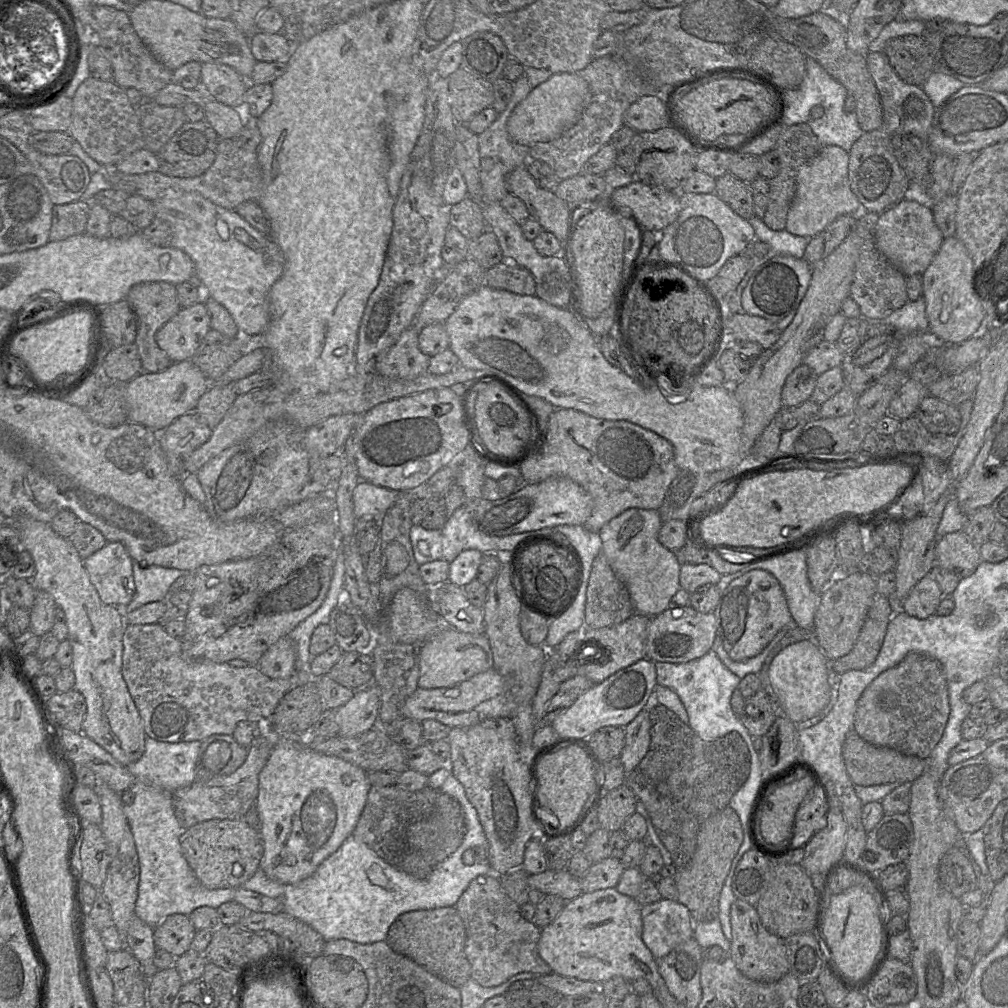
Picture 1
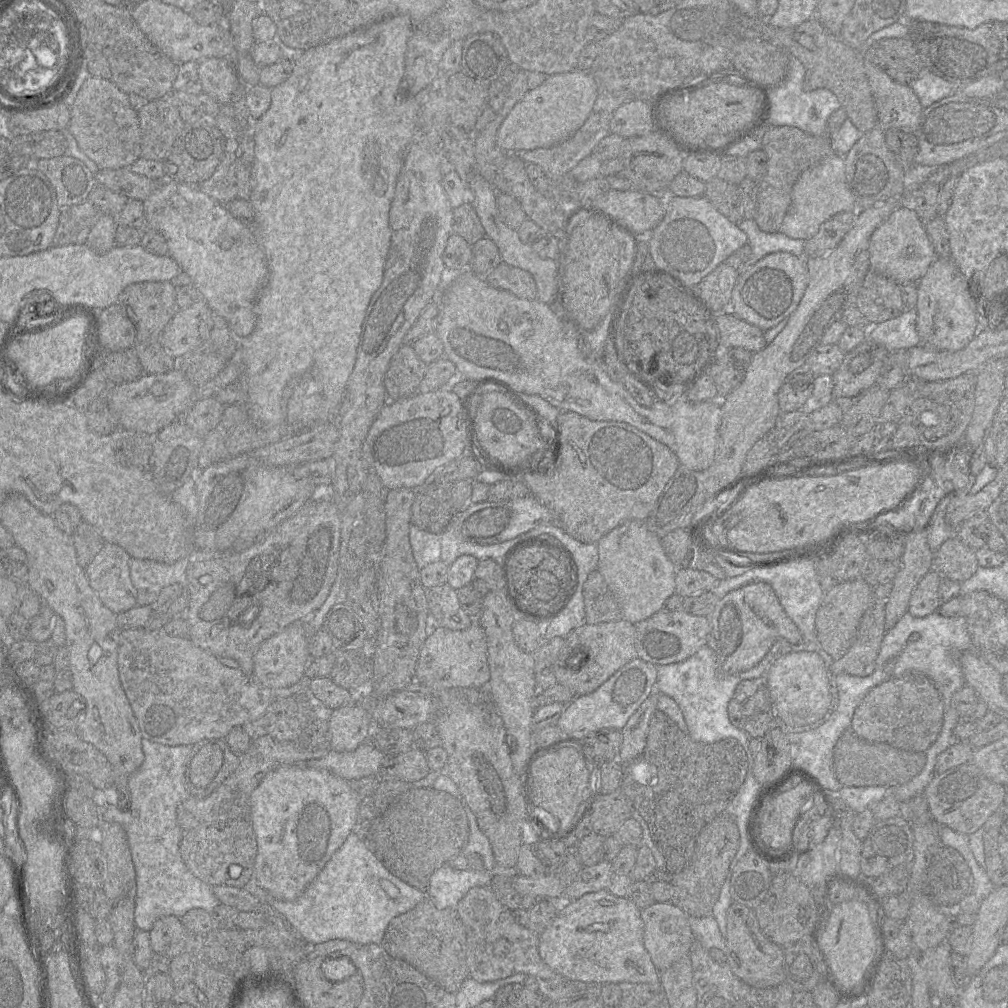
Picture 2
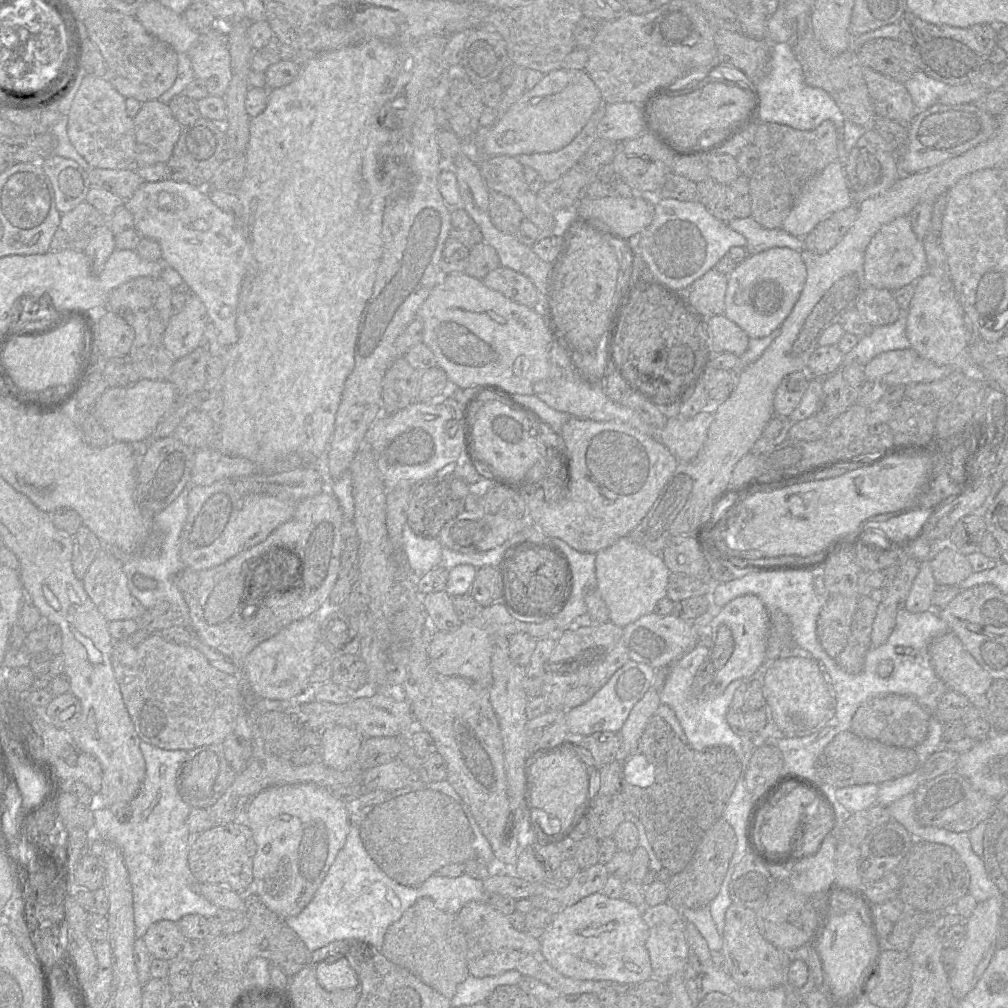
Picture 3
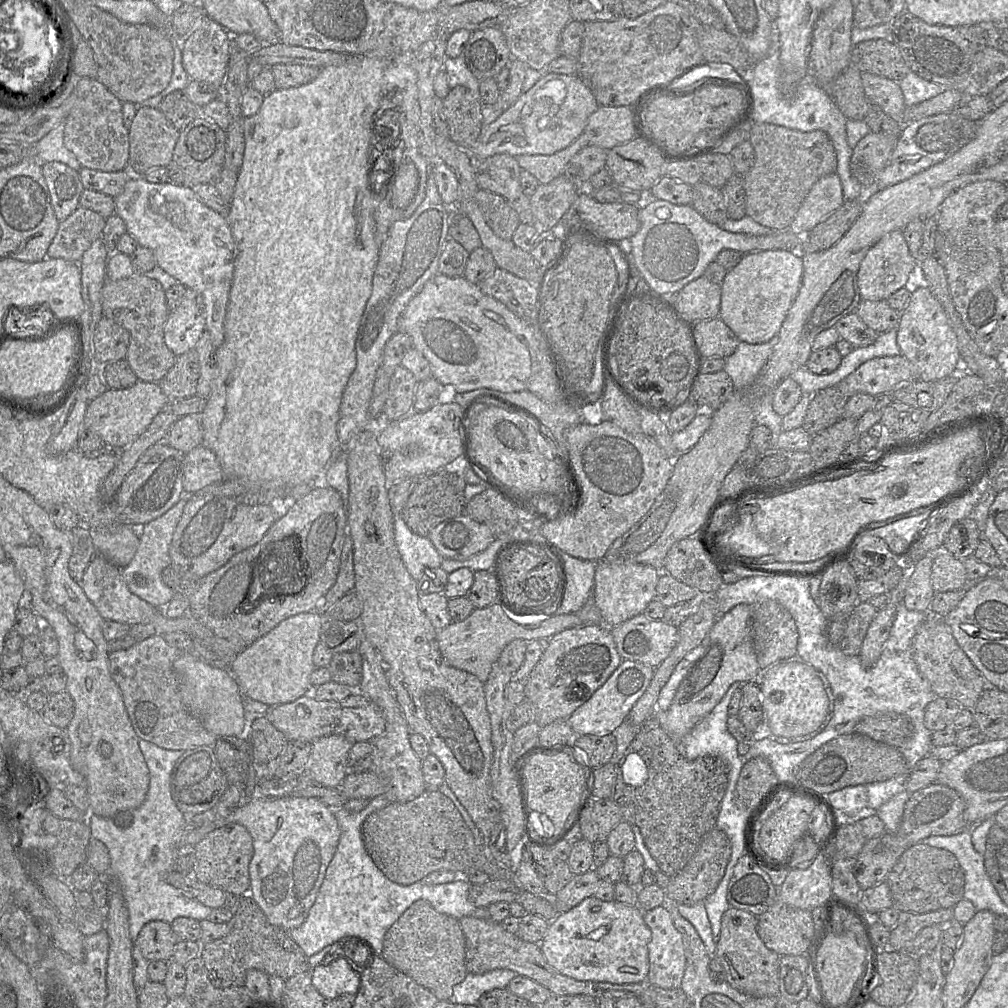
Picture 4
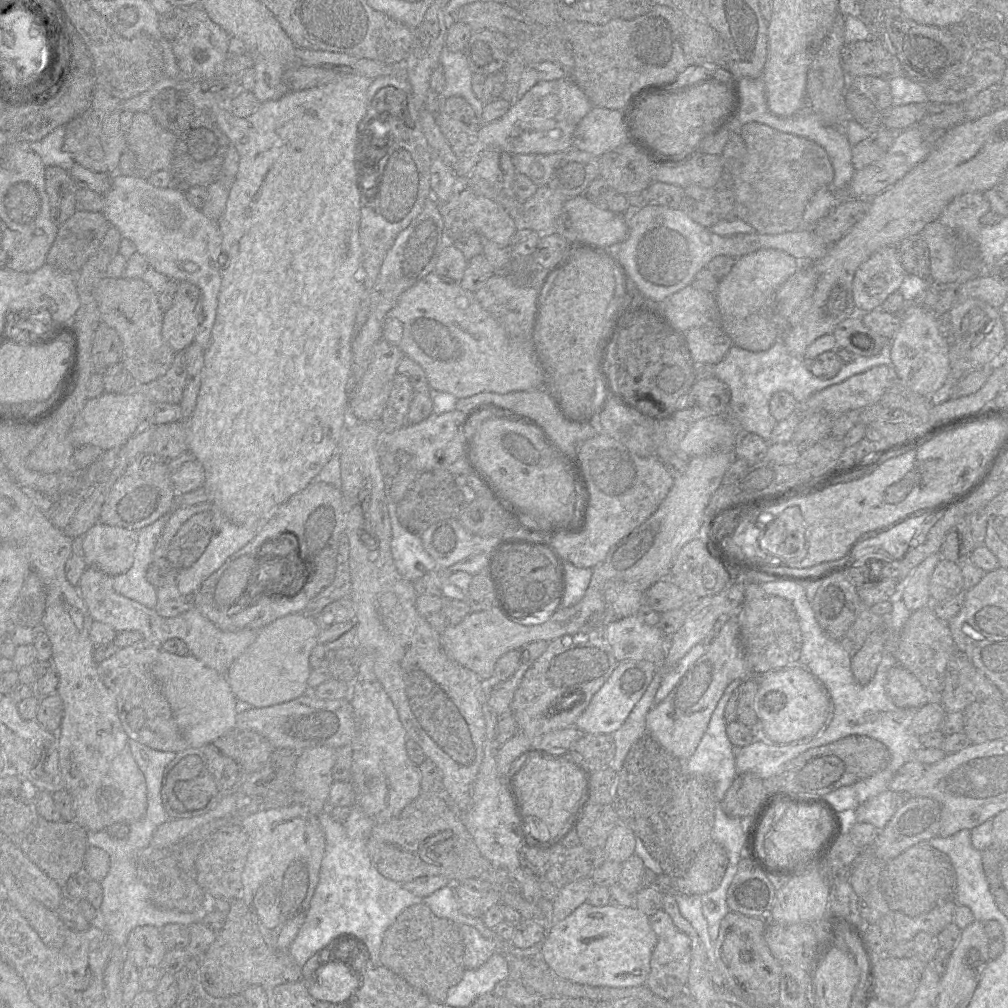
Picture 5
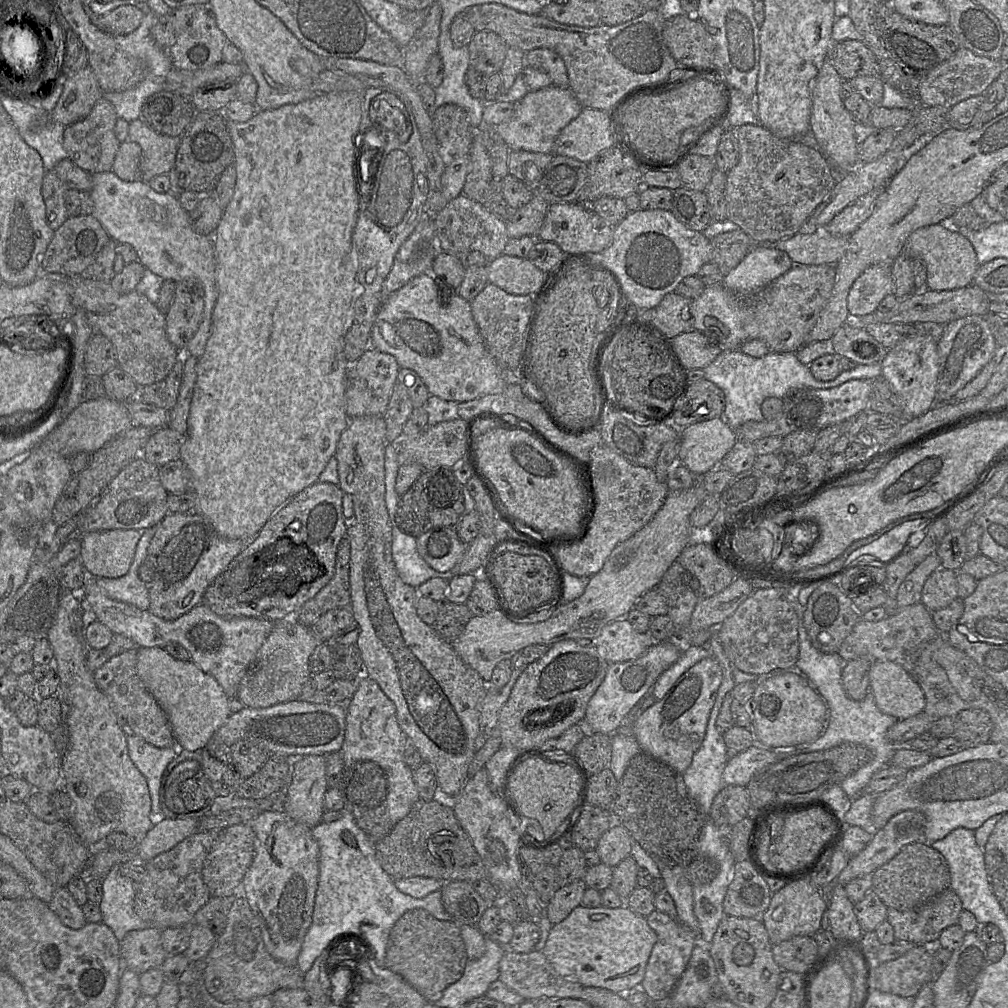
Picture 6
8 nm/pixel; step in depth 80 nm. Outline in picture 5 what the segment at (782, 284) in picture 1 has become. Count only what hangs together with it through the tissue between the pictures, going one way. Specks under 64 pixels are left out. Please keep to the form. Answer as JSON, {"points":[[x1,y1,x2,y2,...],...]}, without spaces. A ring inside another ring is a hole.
{"points":[[759,249,736,259,731,271,719,281,714,293,720,326,734,346,751,352,762,352,779,340,775,324,775,294,799,269,800,260,775,249]]}

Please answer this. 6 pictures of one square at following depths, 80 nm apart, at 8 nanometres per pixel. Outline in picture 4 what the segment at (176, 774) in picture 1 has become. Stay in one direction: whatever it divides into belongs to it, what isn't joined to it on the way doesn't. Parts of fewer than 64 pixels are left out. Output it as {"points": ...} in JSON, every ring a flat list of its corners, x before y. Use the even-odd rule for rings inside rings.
{"points":[[139,739,138,745,149,771,149,785,144,802,133,811,130,826,122,829,114,824,112,818,92,813,87,816,91,838,101,841,108,849,110,867,107,878,114,878,121,887,133,941,148,922,164,921,170,924,178,917,207,920,212,911,212,908,166,882,167,873,175,868,180,836,187,830,187,818,177,808,170,787,173,767,183,751,163,749,142,739]]}

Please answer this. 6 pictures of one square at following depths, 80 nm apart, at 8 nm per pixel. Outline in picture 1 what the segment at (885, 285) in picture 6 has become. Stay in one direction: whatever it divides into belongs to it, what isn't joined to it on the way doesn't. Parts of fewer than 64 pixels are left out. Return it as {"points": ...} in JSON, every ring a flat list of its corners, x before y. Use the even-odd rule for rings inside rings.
{"points":[[906,199,879,214,874,227,877,250,906,277,922,275,937,254,943,240,931,208]]}

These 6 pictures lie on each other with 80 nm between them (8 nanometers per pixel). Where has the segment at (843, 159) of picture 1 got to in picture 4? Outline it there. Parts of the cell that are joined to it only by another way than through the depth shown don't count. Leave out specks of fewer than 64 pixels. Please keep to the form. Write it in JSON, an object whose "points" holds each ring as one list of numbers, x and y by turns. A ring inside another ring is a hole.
{"points":[[836,172,821,177,811,188,788,230,807,235,818,223,845,202]]}

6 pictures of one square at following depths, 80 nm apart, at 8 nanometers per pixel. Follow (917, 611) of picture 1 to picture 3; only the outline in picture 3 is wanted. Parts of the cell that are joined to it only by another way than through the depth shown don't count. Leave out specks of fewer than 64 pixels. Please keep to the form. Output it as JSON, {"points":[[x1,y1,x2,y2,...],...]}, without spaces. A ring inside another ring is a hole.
{"points":[[930,560,920,562,919,572,905,602,905,609,911,613,933,610,932,598,936,586]]}

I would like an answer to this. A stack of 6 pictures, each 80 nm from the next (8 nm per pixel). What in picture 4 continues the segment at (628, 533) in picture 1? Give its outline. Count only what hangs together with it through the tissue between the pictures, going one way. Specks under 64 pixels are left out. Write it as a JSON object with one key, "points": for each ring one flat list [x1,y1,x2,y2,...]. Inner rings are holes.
{"points":[[603,560,596,562,592,598,601,611,603,624,615,627,643,613,655,598,660,573,661,569,645,564,612,565]]}

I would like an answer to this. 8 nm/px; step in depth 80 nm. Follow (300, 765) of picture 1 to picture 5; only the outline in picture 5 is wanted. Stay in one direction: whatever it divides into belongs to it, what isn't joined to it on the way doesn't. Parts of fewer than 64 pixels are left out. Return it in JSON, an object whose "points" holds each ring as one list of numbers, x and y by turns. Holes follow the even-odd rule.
{"points":[[301,804,261,809,237,820,250,840,250,851,242,873,242,899,256,917,265,942,288,950,295,939,319,880,325,852,325,836,318,816]]}

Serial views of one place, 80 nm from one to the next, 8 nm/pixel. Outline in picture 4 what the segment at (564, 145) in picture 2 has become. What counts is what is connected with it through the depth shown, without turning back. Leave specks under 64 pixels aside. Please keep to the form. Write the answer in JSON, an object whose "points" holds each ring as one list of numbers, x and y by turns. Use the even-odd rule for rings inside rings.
{"points":[[583,132,571,145,552,155,520,155,516,158,523,170,533,174,540,184,547,184,562,175,570,160,587,145,589,138]]}

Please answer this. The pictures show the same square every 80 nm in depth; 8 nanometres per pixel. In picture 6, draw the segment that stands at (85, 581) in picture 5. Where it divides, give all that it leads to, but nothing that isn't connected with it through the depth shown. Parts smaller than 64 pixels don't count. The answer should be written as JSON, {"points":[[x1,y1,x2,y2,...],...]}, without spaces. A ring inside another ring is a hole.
{"points":[[87,576,81,597,90,610,90,617,108,627,113,634,124,635,138,647,161,647,175,642,183,646,203,672,213,676,229,698,236,697,241,680,254,662,256,655,271,633,274,622,253,618,224,618,208,606,199,603,175,620,164,620,139,608,109,598,98,586,96,579,106,577]]}

